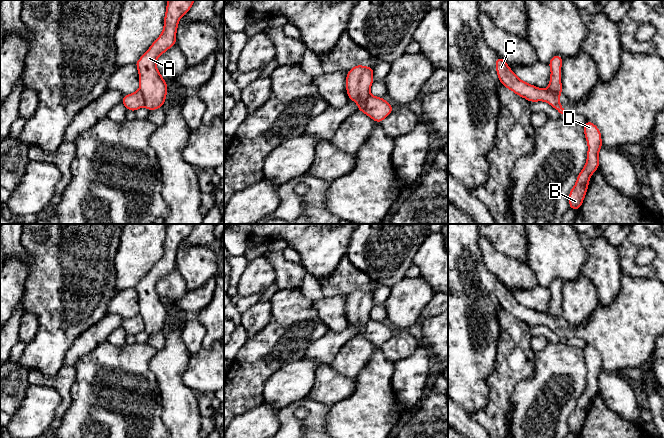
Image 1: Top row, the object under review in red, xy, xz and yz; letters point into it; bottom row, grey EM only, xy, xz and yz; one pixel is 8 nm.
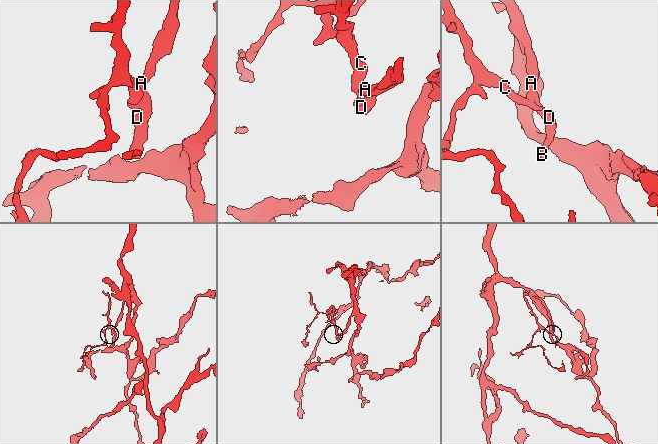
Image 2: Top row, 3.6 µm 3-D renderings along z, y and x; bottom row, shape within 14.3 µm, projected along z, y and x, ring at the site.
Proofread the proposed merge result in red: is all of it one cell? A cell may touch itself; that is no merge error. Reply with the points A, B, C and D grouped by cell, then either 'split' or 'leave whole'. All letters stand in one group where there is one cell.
groups A B D / C; split

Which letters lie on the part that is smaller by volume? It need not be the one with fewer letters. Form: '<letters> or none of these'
C

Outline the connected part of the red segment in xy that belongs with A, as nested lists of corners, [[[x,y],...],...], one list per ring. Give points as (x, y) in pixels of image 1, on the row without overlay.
[[[195,224],[167,225],[163,256],[135,287],[139,295],[139,314],[144,321],[144,330],[149,335],[162,332],[167,319],[167,307],[156,292],[156,284],[176,268],[178,246],[194,226]]]

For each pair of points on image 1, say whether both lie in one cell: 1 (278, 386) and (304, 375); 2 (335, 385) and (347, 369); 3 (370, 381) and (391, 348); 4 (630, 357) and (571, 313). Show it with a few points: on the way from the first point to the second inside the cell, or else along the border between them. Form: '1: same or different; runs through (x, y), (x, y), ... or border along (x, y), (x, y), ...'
1: same; runs through (284, 386), (290, 384), (298, 377)
2: different; border along (328, 364), (343, 375), (354, 378)
3: different; border along (379, 347), (382, 353), (393, 363)
4: different; border along (597, 303), (580, 324), (569, 324), (561, 317)

